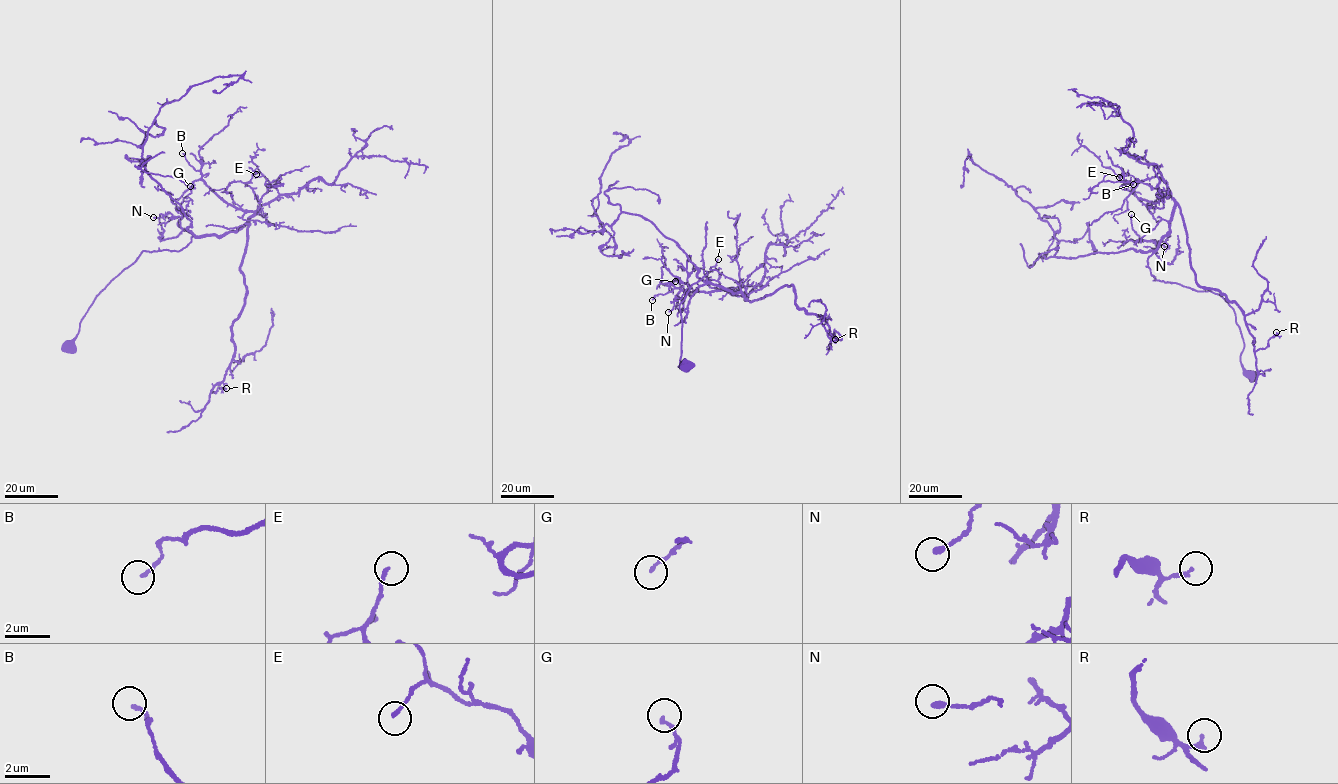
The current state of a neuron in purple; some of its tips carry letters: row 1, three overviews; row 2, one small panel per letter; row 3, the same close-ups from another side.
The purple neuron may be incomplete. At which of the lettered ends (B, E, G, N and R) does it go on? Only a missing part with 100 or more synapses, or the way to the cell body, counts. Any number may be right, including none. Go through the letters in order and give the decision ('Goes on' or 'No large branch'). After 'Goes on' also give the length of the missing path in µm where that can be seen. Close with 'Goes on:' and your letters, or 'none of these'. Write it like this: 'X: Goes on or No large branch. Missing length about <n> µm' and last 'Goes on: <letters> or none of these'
B: No large branch
E: No large branch
G: No large branch
N: No large branch
R: No large branch
Goes on: none of these

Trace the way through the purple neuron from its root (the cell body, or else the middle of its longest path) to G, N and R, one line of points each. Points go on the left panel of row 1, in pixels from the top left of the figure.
G: (68, 346), (96, 296), (143, 250), (180, 251), (190, 242), (193, 235), (178, 222), (190, 186)
N: (68, 346), (96, 296), (143, 250), (180, 251), (191, 241), (193, 235), (179, 225), (181, 217), (153, 217)
R: (68, 346), (96, 296), (143, 250), (180, 251), (192, 236), (249, 224), (235, 351), (211, 391), (226, 388)

